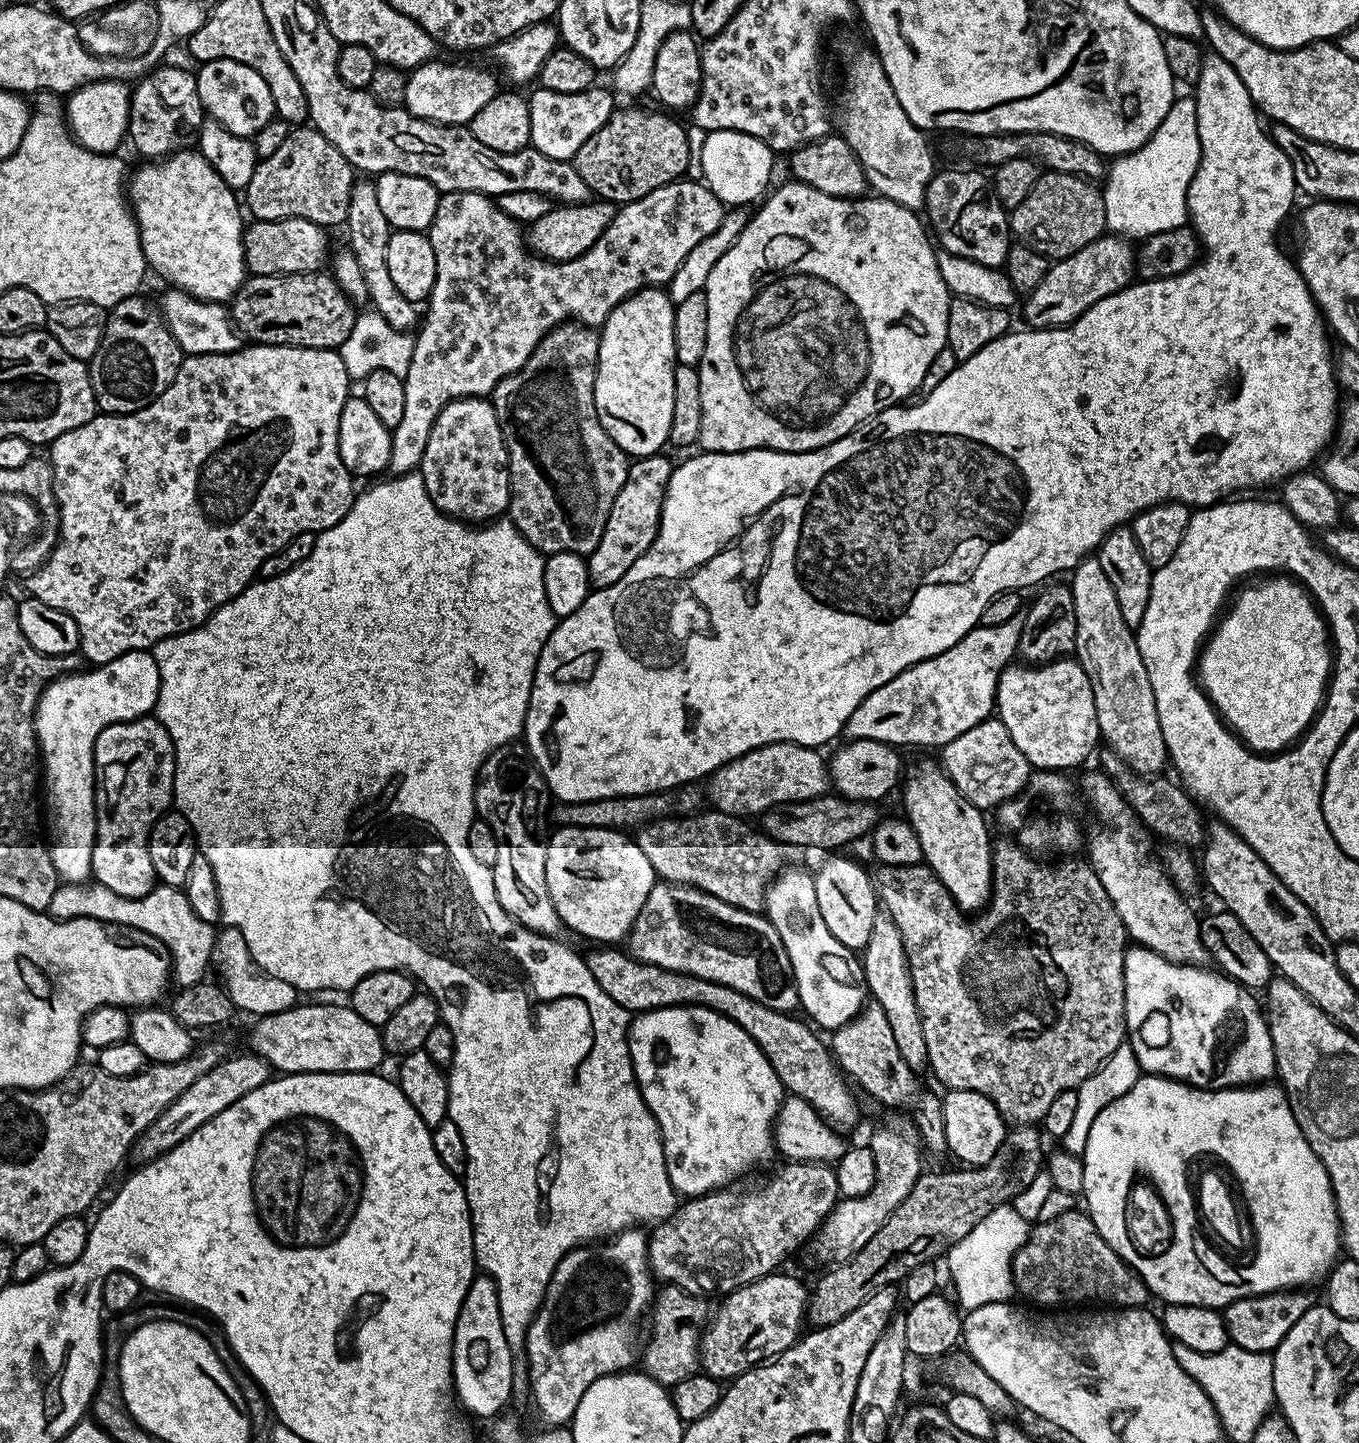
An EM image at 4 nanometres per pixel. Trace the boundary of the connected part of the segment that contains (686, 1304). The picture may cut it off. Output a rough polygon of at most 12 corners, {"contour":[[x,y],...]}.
{"contour":[[699,1295],[654,1296],[642,1368],[671,1386],[694,1375],[705,1323]]}

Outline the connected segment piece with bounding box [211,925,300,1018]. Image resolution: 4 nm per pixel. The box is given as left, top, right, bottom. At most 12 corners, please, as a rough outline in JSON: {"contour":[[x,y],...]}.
{"contour":[[223,927],[211,967],[239,1011],[273,1016],[300,993],[253,962],[245,936]]}

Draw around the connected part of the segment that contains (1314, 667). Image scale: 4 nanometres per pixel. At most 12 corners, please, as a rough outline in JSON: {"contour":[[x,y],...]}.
{"contour":[[1250,585],[1198,680],[1256,754],[1311,725],[1330,632],[1304,585]]}

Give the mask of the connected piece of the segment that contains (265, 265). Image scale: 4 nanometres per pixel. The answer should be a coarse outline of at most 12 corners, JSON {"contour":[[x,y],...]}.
{"contour":[[302,218],[253,219],[244,266],[254,276],[318,272],[328,236]]}

